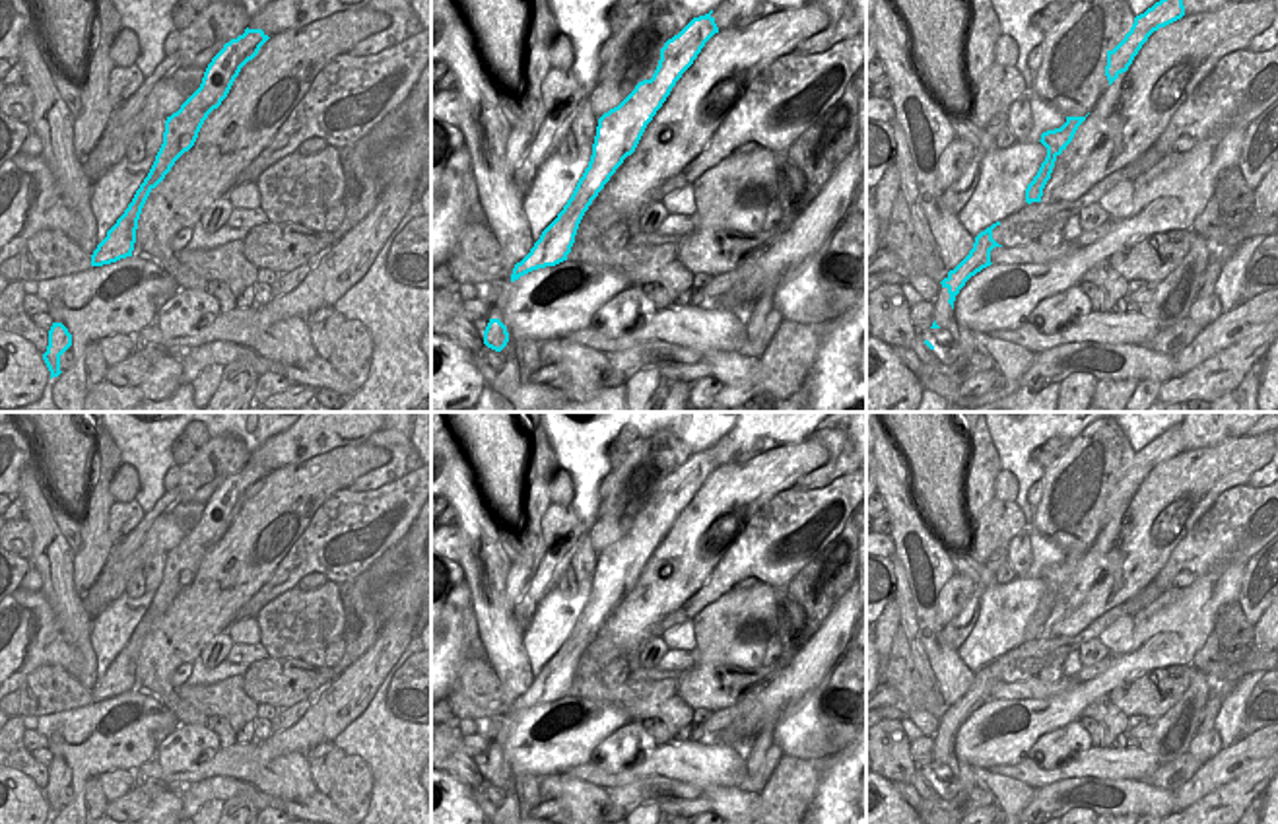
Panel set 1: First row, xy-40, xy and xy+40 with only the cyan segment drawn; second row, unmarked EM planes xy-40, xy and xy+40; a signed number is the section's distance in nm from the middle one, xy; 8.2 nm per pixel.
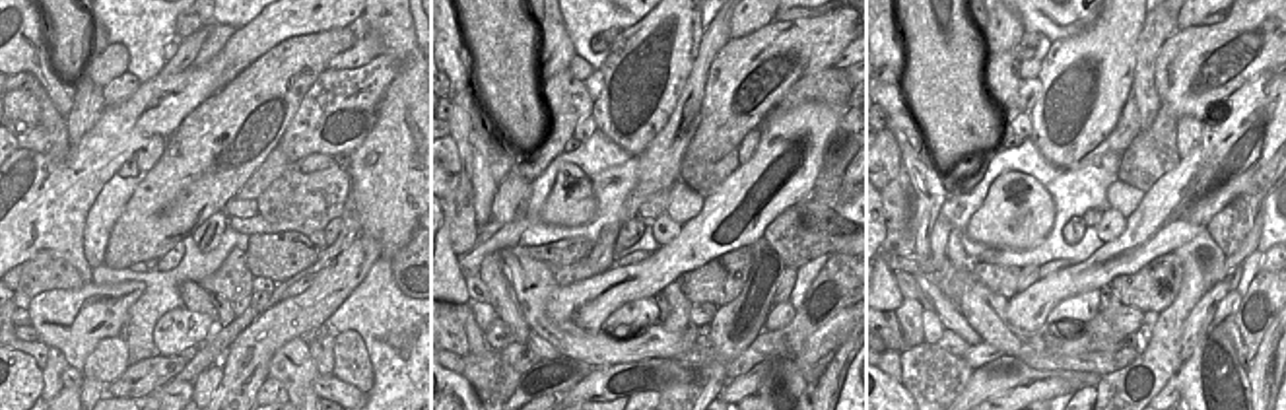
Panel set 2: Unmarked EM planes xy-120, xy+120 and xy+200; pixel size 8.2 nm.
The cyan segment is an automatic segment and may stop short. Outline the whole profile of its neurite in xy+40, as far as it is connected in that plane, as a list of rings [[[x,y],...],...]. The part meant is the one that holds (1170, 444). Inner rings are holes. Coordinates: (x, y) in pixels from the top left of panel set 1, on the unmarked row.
[[[1179,424],[1171,426],[1144,449],[1136,451],[1125,474],[1113,486],[1107,486],[1105,511],[1109,521],[1128,505],[1134,492],[1154,466],[1181,455],[1183,451],[1185,441]]]

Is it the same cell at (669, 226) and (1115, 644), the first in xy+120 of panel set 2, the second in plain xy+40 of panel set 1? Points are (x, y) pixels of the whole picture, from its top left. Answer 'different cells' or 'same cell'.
different cells

